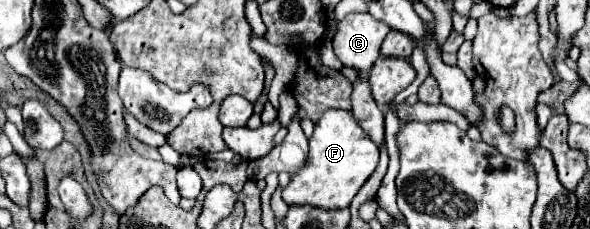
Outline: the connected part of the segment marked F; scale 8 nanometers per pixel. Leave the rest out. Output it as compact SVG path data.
M327 110L321 116L321 120L315 124L315 132L309 138L307 162L297 174L293 174L289 186L283 190L283 200L289 206L311 204L311 206L319 206L319 208L327 208L327 210L345 208L351 204L351 200L355 198L359 188L373 174L373 170L377 168L377 162L379 162L379 148L377 148L377 144L371 142L371 138L365 134L365 130L361 130L361 126L357 126L357 122L353 122L353 112L351 110Z

